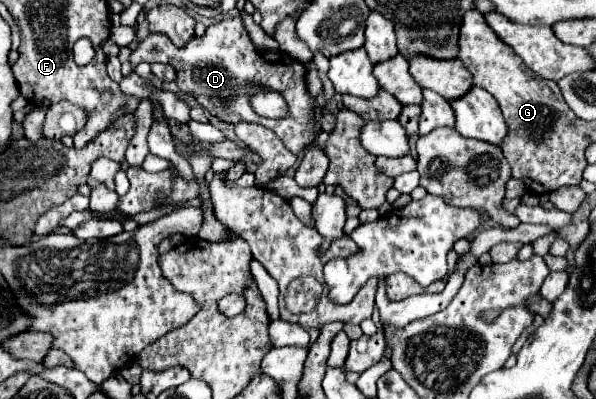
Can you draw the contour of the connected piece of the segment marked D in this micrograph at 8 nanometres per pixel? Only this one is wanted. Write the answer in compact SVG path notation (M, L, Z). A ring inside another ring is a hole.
M226 19L220 23L212 23L204 37L194 37L192 41L186 43L186 47L176 49L172 41L162 33L152 33L148 35L138 49L134 49L130 63L136 67L140 61L146 63L172 63L176 69L176 83L182 93L190 93L192 97L198 99L202 109L206 109L210 115L216 115L218 119L224 119L228 123L240 123L240 121L254 121L260 125L266 125L272 129L282 143L286 145L288 151L298 155L304 149L304 143L312 139L312 127L308 127L310 119L310 107L312 101L308 99L308 89L304 81L304 67L300 61L290 57L288 53L282 53L280 49L276 51L258 51L250 37L248 31L242 25L242 19ZM242 83L264 83L266 87L280 91L282 97L288 103L288 117L280 121L272 121L266 117L260 117L252 111L248 105L246 93L242 89Z

